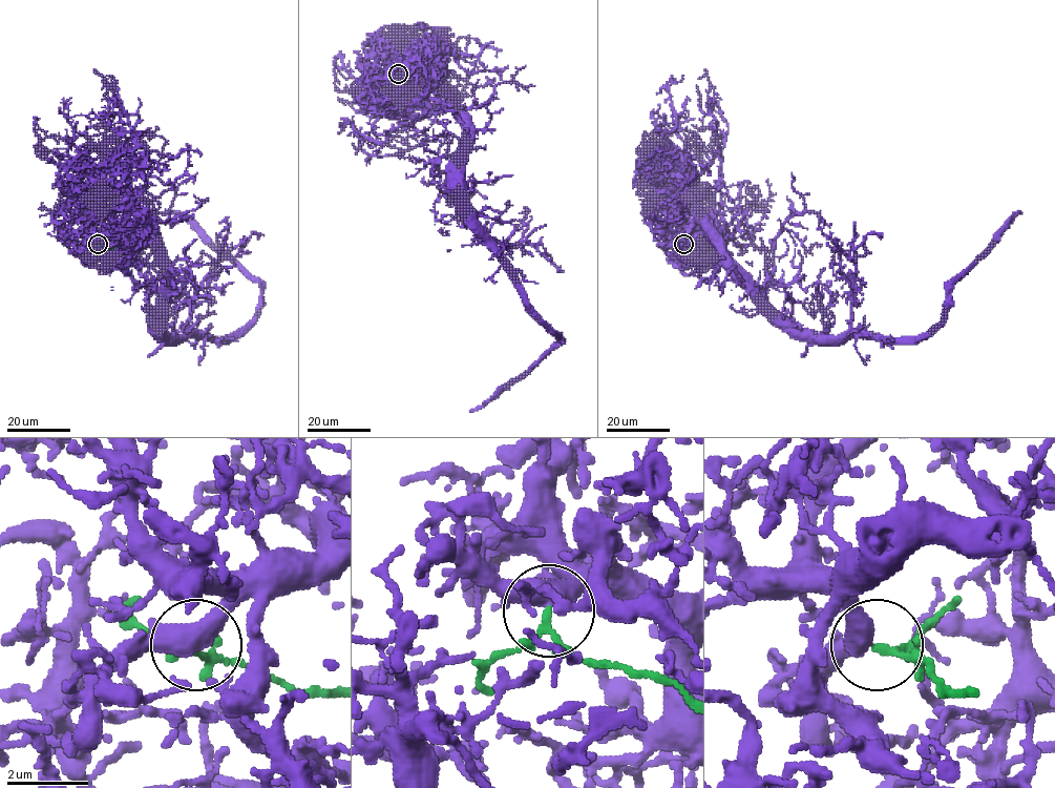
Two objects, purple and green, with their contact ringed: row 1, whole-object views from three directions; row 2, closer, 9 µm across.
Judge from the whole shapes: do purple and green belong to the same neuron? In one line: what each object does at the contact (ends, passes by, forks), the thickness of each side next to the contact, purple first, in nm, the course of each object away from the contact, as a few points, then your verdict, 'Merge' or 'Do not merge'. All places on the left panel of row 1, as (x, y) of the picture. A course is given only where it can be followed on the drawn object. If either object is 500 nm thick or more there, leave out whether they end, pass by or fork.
Thickness 500 nm (purple) against 140 nm. Course of purple: (98, 244), (121, 268), (160, 264), (164, 329), (171, 335), (234, 334), (253, 318), (260, 284), (169, 211). Course of green: (98, 244), (113, 247). Merge

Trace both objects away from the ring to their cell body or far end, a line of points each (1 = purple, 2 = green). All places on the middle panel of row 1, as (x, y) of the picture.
1: (398, 73), (459, 109), (473, 222), (523, 303), (561, 339), (469, 412)
2: (398, 74), (413, 81)

